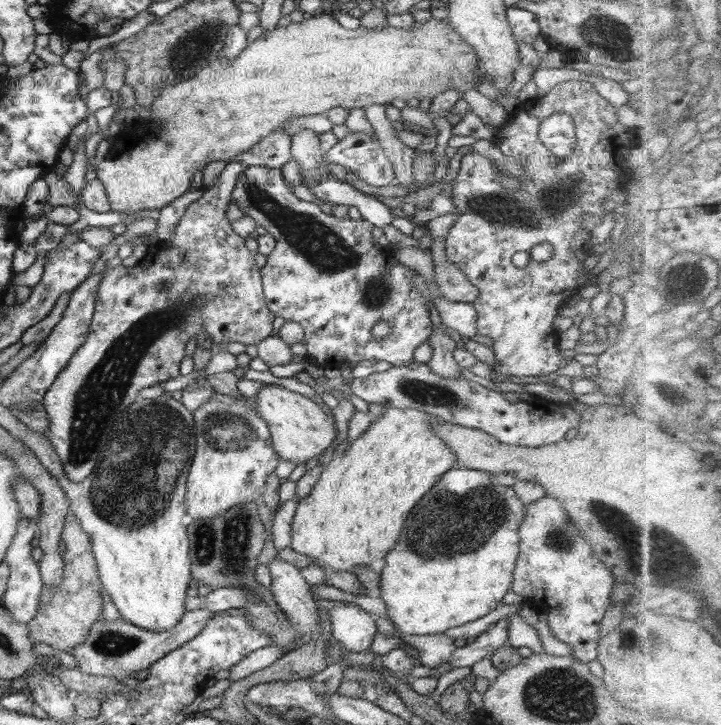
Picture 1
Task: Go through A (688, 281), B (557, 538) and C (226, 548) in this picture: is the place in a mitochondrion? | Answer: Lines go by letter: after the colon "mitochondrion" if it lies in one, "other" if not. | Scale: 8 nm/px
A: mitochondrion
B: mitochondrion
C: mitochondrion

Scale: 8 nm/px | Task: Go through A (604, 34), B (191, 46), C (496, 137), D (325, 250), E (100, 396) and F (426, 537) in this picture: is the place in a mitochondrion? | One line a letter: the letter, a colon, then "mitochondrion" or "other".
A: mitochondrion
B: mitochondrion
C: other
D: mitochondrion
E: mitochondrion
F: mitochondrion

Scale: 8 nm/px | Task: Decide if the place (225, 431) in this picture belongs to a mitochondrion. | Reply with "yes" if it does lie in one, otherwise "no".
yes

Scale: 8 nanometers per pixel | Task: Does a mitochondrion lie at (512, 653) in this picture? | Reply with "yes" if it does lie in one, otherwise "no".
no

